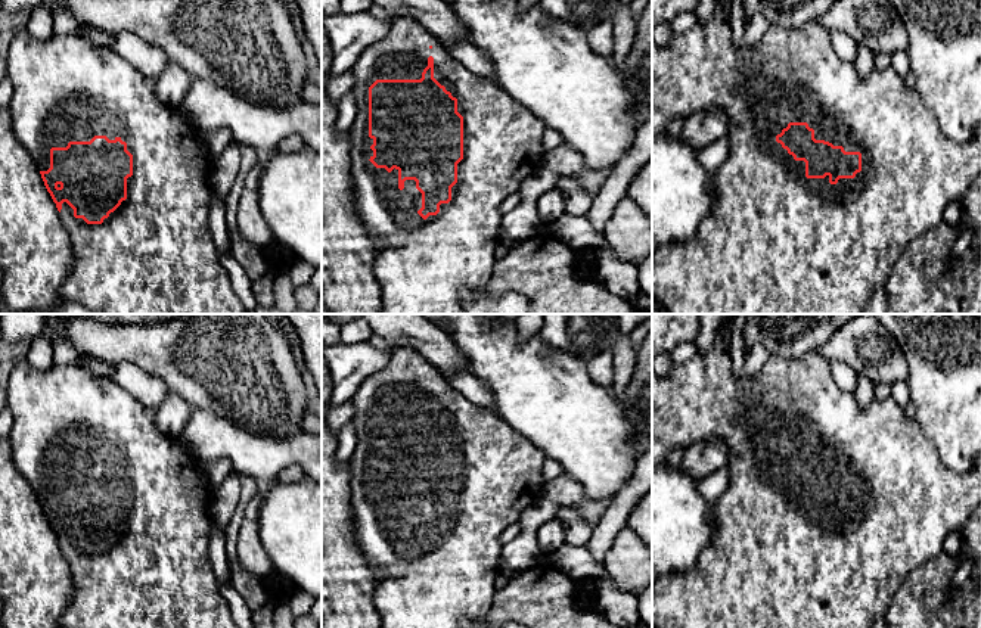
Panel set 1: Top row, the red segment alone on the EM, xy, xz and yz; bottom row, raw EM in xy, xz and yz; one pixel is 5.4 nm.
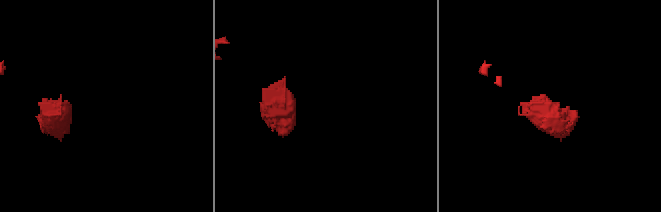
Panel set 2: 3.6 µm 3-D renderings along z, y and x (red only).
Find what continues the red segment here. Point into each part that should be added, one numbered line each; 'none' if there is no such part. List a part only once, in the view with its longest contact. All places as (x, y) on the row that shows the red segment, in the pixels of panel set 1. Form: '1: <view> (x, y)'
1: xz (422, 266)

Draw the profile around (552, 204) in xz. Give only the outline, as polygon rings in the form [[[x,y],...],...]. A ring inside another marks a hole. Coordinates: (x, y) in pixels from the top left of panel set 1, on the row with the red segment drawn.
[[[556,187],[546,192],[537,202],[537,211],[544,226],[550,224],[566,212],[565,195]]]

